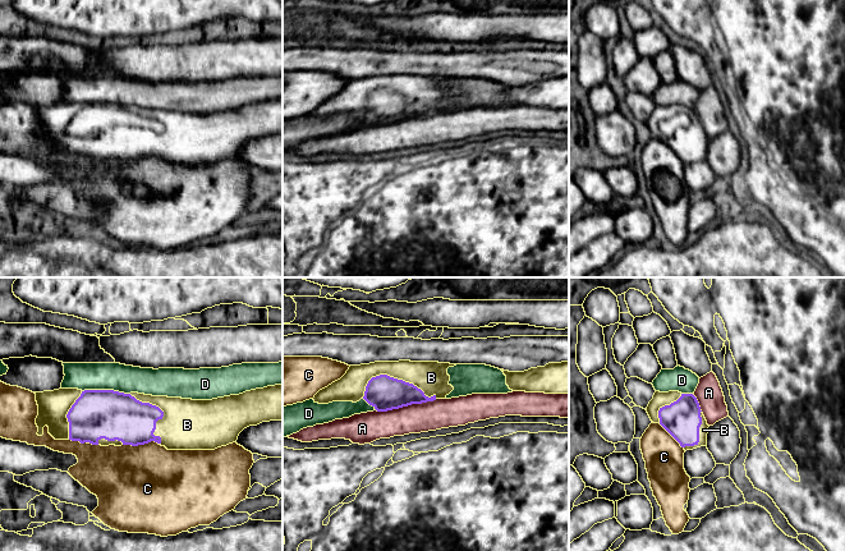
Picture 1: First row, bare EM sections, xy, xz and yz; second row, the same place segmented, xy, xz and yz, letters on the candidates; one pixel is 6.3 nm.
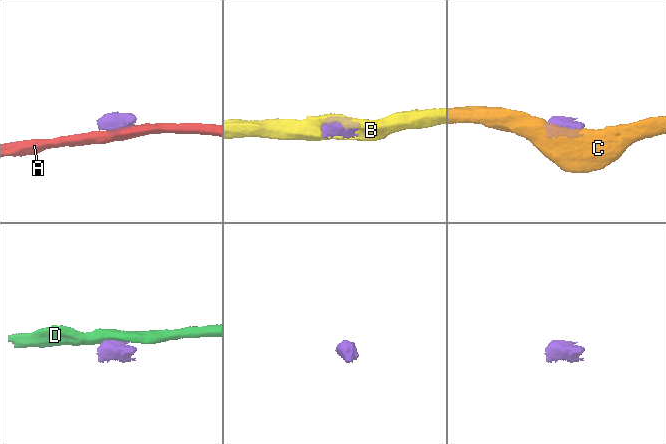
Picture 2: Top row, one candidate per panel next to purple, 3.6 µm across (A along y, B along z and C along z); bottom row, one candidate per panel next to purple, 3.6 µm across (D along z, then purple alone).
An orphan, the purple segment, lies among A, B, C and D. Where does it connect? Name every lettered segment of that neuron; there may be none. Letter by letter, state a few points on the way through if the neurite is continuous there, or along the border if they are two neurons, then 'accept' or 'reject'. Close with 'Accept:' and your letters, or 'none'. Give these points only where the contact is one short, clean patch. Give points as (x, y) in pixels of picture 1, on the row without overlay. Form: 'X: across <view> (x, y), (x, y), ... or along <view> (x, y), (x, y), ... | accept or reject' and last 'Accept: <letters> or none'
A: along xz (436, 113), (386, 124), (376, 124) | reject
B: accept
C: reject
D: along xy (82, 104), (118, 104), (129, 108) | reject
Accept: B

